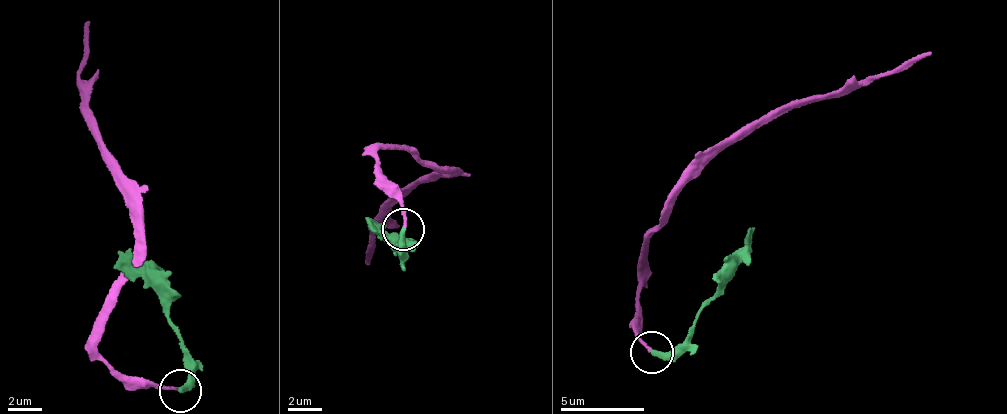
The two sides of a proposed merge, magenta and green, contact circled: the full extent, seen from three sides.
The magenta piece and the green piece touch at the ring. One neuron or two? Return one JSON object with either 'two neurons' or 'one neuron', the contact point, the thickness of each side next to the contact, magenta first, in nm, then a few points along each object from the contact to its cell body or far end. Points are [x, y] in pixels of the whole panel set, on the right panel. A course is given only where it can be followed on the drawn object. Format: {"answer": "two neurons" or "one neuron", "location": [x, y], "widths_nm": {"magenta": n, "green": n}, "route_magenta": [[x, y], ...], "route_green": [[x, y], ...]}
{"answer": "one neuron", "location": [652, 352], "widths_nm": {"magenta": 160, "green": 320}, "route_magenta": [[653, 349], [640, 338], [637, 286], [645, 241], [677, 192], [782, 111], [846, 94], [932, 52]], "route_green": [[653, 353], [667, 353], [690, 335], [728, 278], [753, 229]]}

